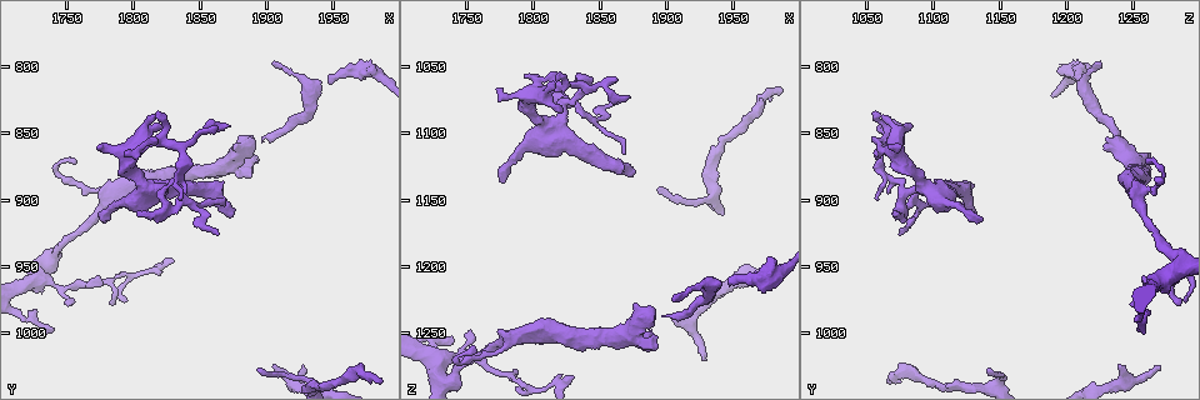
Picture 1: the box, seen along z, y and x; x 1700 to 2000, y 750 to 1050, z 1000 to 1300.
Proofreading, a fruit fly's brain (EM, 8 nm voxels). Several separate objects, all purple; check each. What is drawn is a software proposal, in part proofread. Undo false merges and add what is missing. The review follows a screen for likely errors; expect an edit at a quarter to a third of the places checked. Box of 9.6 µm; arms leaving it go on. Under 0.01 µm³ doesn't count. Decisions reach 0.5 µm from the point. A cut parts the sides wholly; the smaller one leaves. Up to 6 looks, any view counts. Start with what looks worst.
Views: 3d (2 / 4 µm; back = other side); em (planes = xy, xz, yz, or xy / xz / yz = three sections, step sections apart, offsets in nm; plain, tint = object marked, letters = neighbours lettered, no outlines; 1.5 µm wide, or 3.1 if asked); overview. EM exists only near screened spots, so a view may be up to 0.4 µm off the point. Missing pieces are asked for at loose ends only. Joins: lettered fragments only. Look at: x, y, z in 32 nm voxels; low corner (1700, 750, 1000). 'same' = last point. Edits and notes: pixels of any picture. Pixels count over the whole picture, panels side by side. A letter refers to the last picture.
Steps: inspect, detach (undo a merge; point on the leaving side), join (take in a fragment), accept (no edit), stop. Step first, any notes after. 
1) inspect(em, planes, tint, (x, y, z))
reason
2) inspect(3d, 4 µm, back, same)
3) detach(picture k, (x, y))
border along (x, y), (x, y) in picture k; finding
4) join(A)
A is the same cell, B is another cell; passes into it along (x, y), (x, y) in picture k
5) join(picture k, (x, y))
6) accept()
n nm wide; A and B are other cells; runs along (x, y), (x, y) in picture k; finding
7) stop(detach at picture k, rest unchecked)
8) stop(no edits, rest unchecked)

inspect(em, xy, step 4, tint, (1890, 880, 1260))
thick end

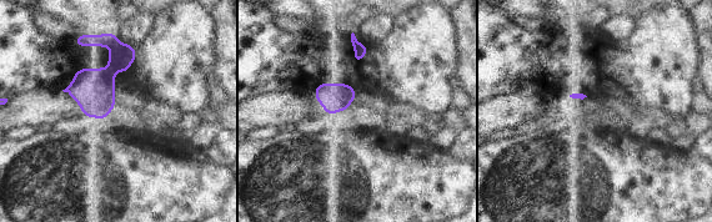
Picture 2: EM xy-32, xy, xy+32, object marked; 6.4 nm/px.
inspect(em, planes, letters, same)

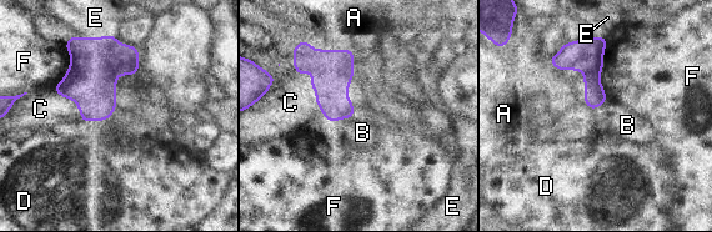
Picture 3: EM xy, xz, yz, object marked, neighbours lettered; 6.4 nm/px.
accept()
A, B, C, D, E and F are other cells; border along (352, 116), (335, 121) in picture 3; none of them fits

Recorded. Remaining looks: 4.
inspect(em, planes, letters, (1804, 910, 1074))
free end

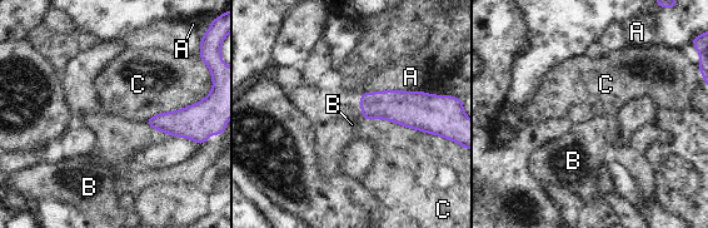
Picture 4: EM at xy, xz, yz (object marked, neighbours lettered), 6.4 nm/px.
accept()
A, B and C are other cells; border along (363, 118), (385, 118), (450, 140) in picture 4; none of them fits

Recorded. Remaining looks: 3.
inspect(3d, 2 µm, (1864, 928, 1074))
thin end

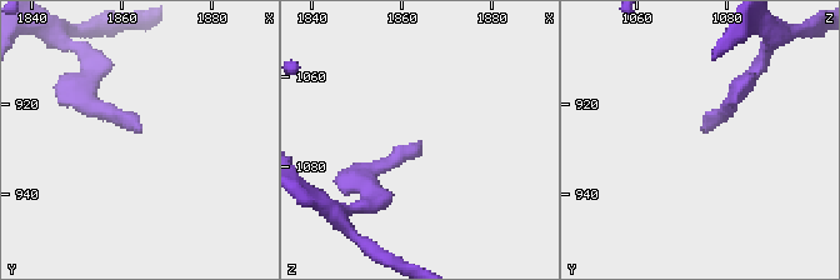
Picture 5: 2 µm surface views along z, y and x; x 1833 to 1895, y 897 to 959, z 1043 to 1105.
inspect(em, planes, letters, (1865, 926, 1074))

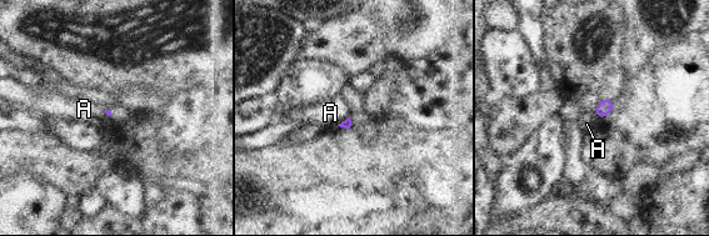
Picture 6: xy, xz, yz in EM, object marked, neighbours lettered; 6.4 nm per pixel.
accept()
A is another cell; border along (349, 116), (338, 125) in picture 6; no lettered fragment goes on from it

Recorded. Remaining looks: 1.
stop(no edits, rest unchecked)

